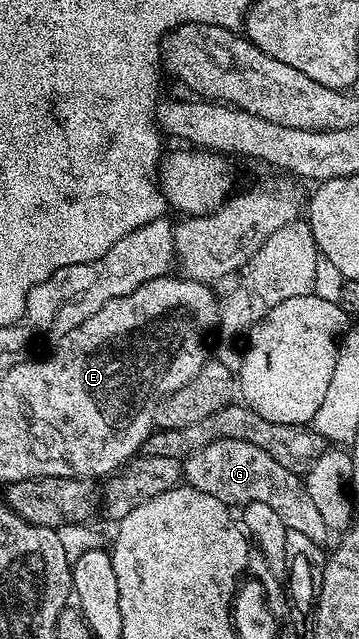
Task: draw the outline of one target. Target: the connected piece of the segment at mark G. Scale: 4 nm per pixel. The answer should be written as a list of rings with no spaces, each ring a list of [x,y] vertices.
[[[221,438],[219,441],[209,442],[206,447],[188,456],[182,462],[182,467],[186,484],[192,489],[205,491],[205,495],[213,495],[213,499],[221,499],[221,503],[229,507],[236,507],[235,505],[244,507],[256,502],[267,503],[280,516],[281,523],[287,530],[301,531],[301,535],[309,535],[309,539],[320,543],[326,542],[325,539],[328,540],[329,534],[325,522],[321,519],[313,499],[309,499],[309,491],[304,478],[300,474],[281,467],[277,460],[263,451],[261,447],[239,438]]]

